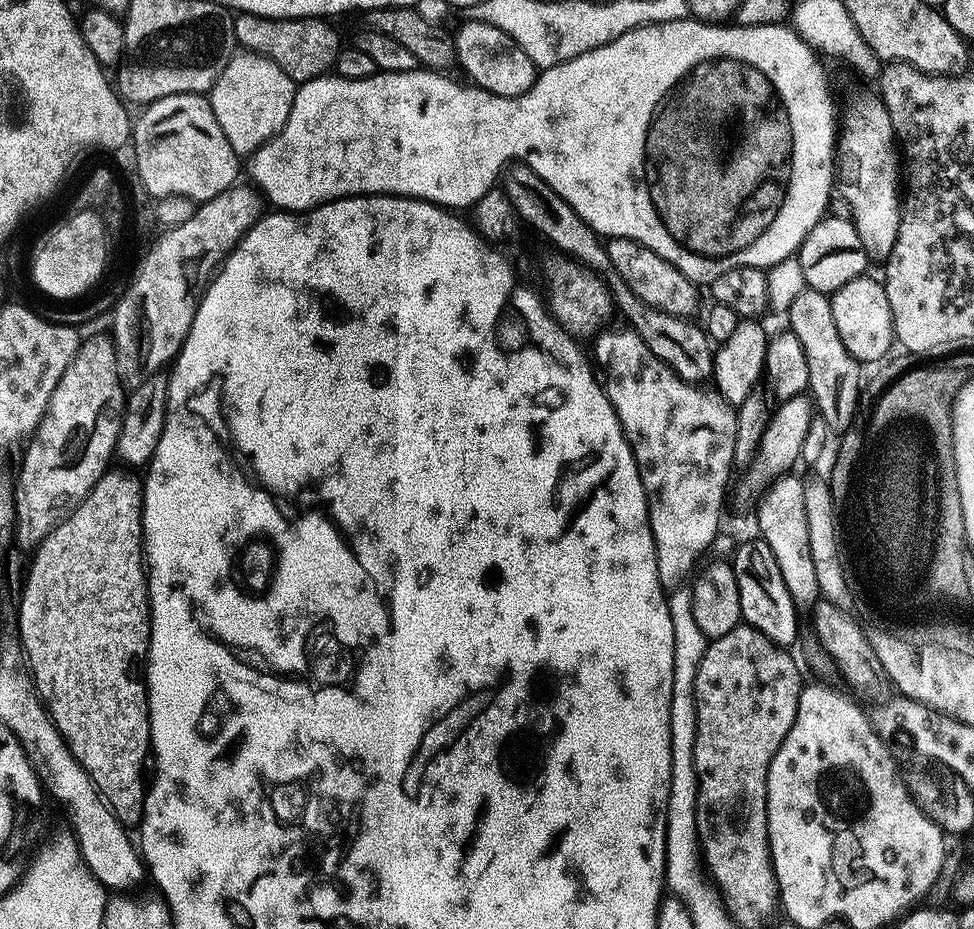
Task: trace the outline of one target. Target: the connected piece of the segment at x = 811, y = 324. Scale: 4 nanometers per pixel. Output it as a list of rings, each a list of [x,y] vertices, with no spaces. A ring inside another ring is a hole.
[[[804,287],[794,302],[790,303],[786,323],[804,348],[806,366],[808,367],[808,388],[815,405],[818,407],[818,415],[826,418],[828,427],[833,433],[845,433],[853,427],[852,419],[855,418],[856,407],[860,404],[860,371],[862,371],[862,365],[860,361],[852,357],[850,350],[846,350],[846,346],[842,346],[842,334],[838,334],[838,326],[834,326],[831,299],[823,292]]]

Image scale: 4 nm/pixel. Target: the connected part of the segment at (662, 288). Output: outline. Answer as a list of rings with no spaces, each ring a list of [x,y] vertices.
[[[613,236],[607,241],[608,261],[612,263],[612,271],[617,277],[625,280],[630,290],[644,302],[650,303],[661,311],[666,311],[672,315],[692,318],[696,315],[696,292],[697,285],[693,284],[686,274],[682,274],[666,258],[654,254],[646,246],[642,246],[638,241],[621,236]]]

